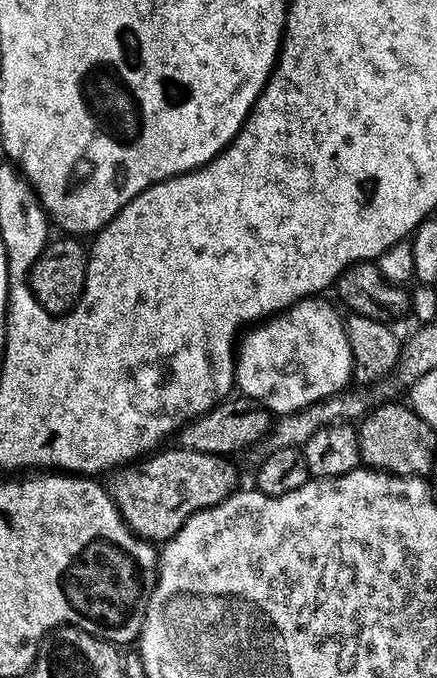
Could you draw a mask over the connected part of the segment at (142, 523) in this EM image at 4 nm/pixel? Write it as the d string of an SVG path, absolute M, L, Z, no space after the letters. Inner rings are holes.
M157 451L147 458L141 458L123 465L120 469L112 472L114 474L111 480L109 484L106 484L109 498L118 509L123 523L128 528L129 526L132 527L144 539L141 540L144 542L156 542L152 540L167 541L179 527L180 520L176 518L176 515L180 511L184 511L184 514L191 513L193 510L199 509L201 505L211 505L217 498L231 496L241 487L241 473L232 464L222 464L217 455L207 456L204 452L164 451Z

